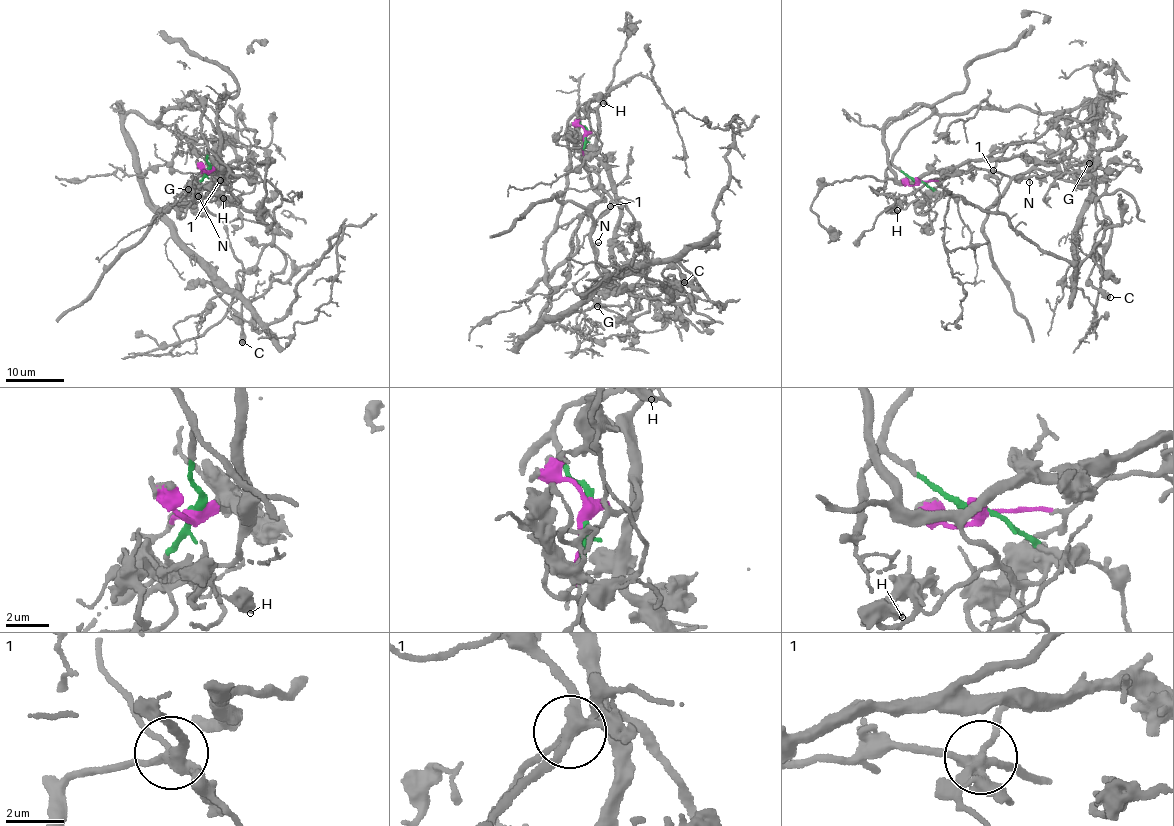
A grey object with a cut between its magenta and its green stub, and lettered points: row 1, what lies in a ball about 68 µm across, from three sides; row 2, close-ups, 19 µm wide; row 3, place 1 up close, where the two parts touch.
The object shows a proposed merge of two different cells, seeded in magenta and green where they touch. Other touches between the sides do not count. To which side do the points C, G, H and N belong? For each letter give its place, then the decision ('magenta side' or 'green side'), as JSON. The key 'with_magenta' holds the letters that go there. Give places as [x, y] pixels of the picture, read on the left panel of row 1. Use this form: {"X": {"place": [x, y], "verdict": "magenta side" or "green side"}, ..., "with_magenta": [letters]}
{"C": {"place": [242, 342], "verdict": "magenta side"}, "G": {"place": [188, 189], "verdict": "green side"}, "H": {"place": [223, 198], "verdict": "green side"}, "N": {"place": [198, 196], "verdict": "magenta side"}, "with_magenta": ["C", "N"]}

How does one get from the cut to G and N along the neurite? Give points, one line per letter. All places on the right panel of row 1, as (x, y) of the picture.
G: (918, 180), (934, 192), (933, 201), (913, 186), (931, 172), (1001, 158), (1073, 158), (1080, 185), (1088, 162)
N: (918, 180), (943, 179), (952, 172), (977, 168), (1012, 177), (1027, 173), (1029, 183)

